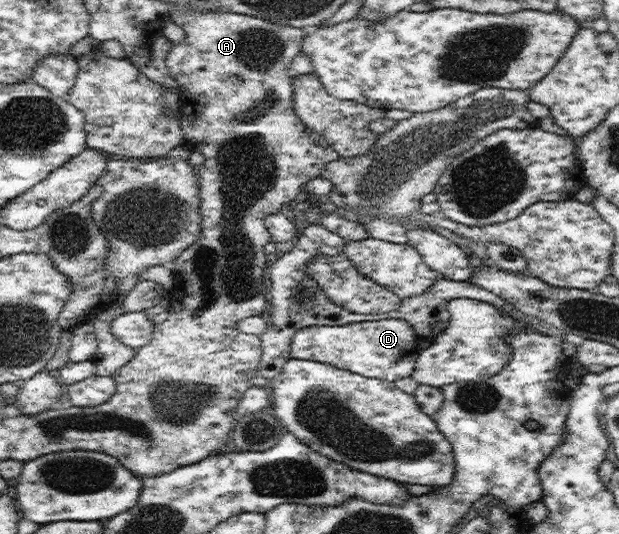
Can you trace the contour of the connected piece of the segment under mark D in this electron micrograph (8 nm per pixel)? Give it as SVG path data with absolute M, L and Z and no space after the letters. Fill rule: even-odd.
M381 316L375 320L347 325L309 326L296 331L290 343L293 359L327 363L353 373L396 382L412 375L419 352L420 337L404 319Z

